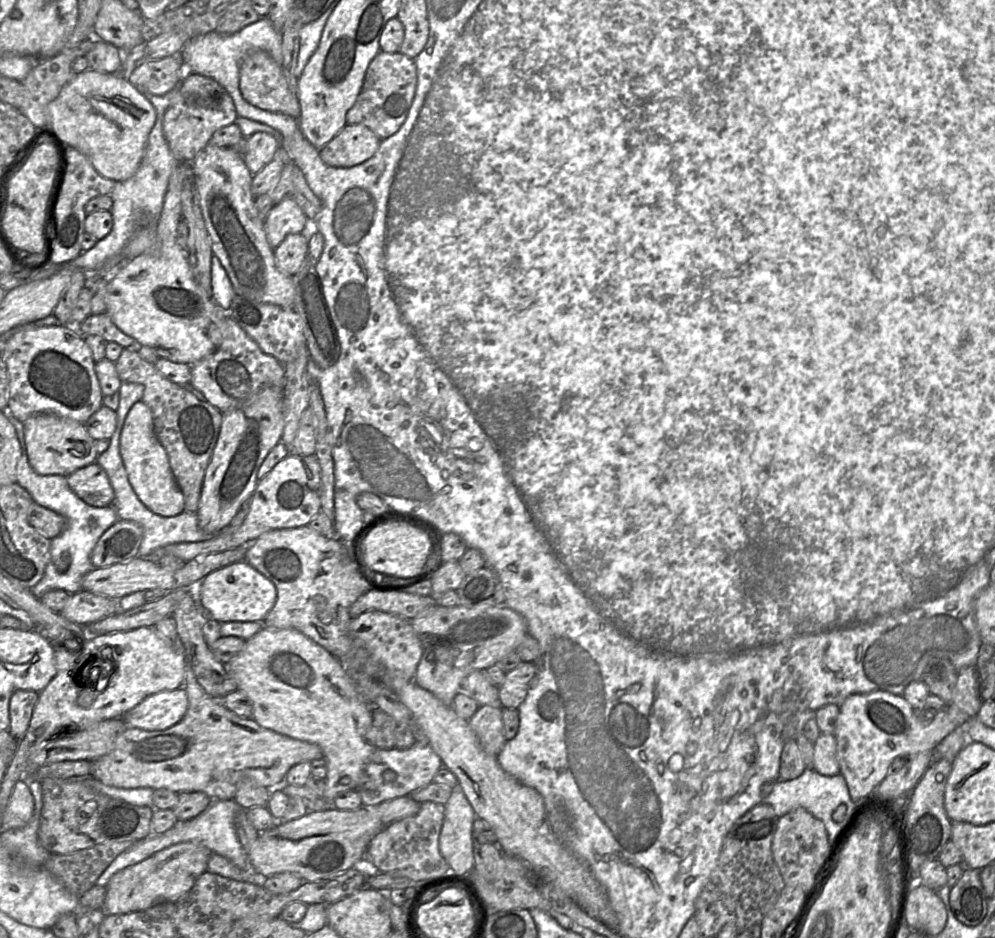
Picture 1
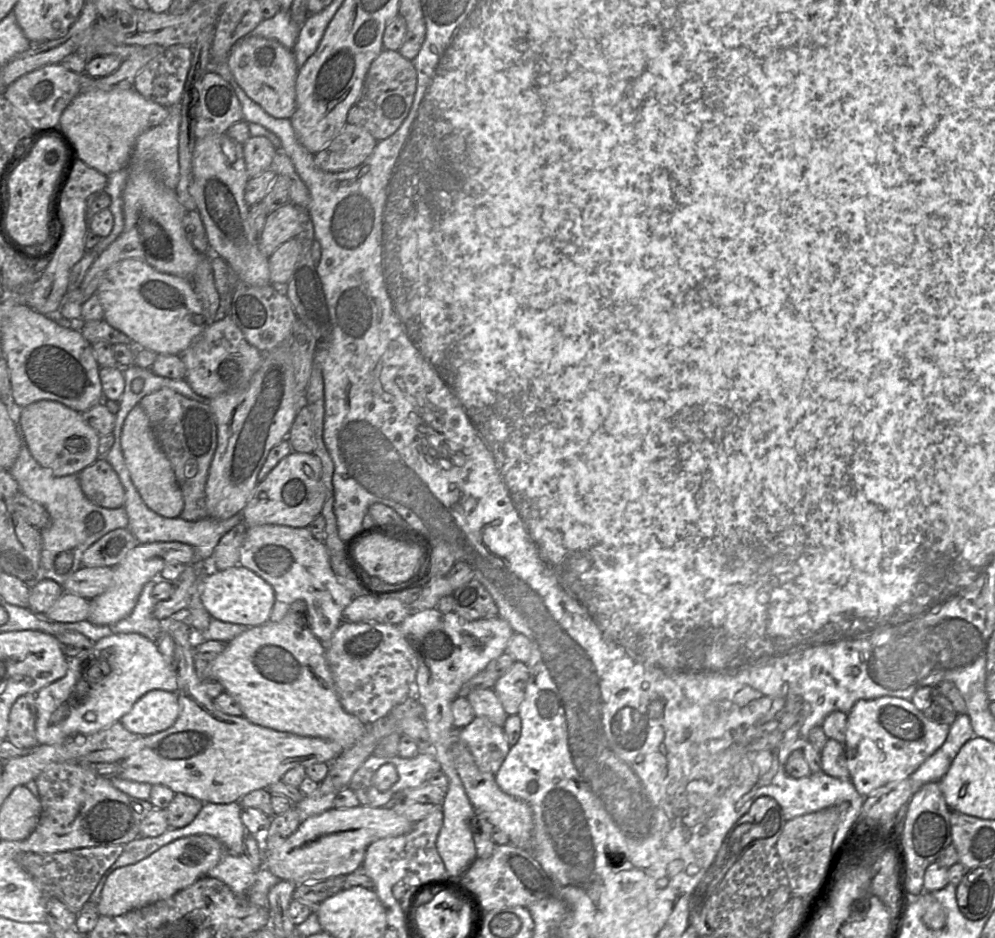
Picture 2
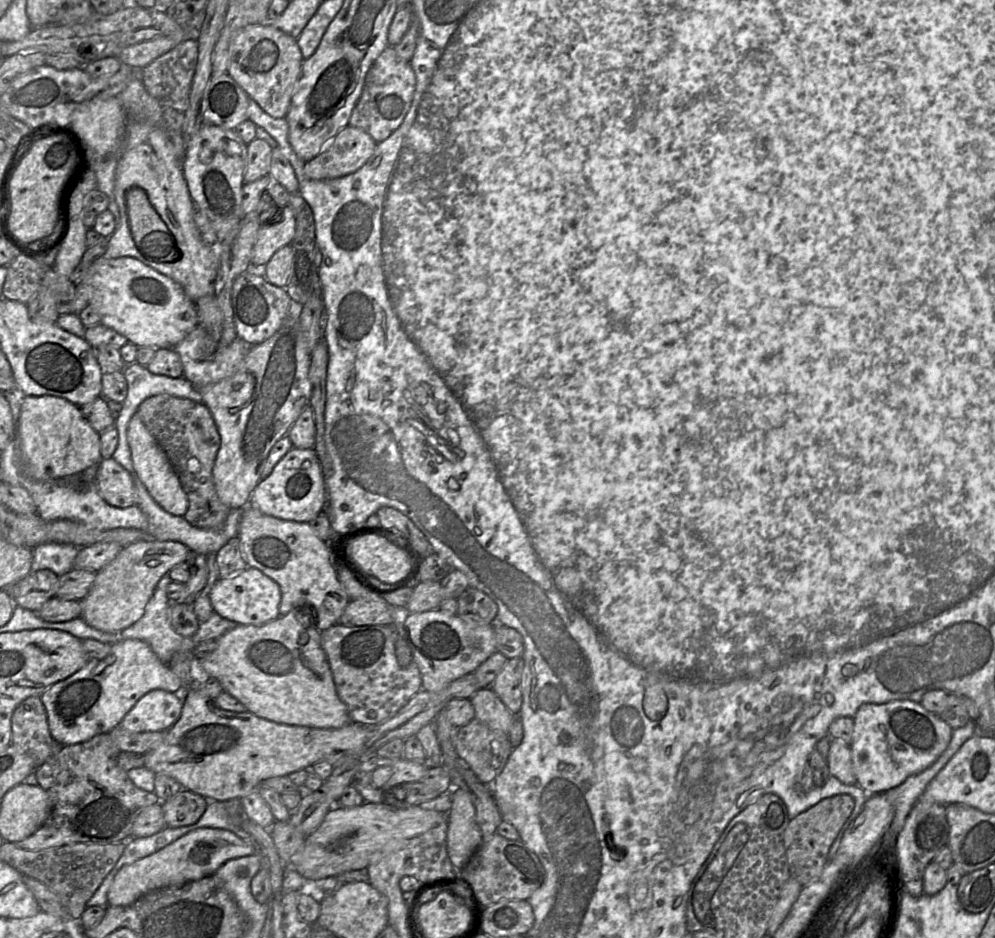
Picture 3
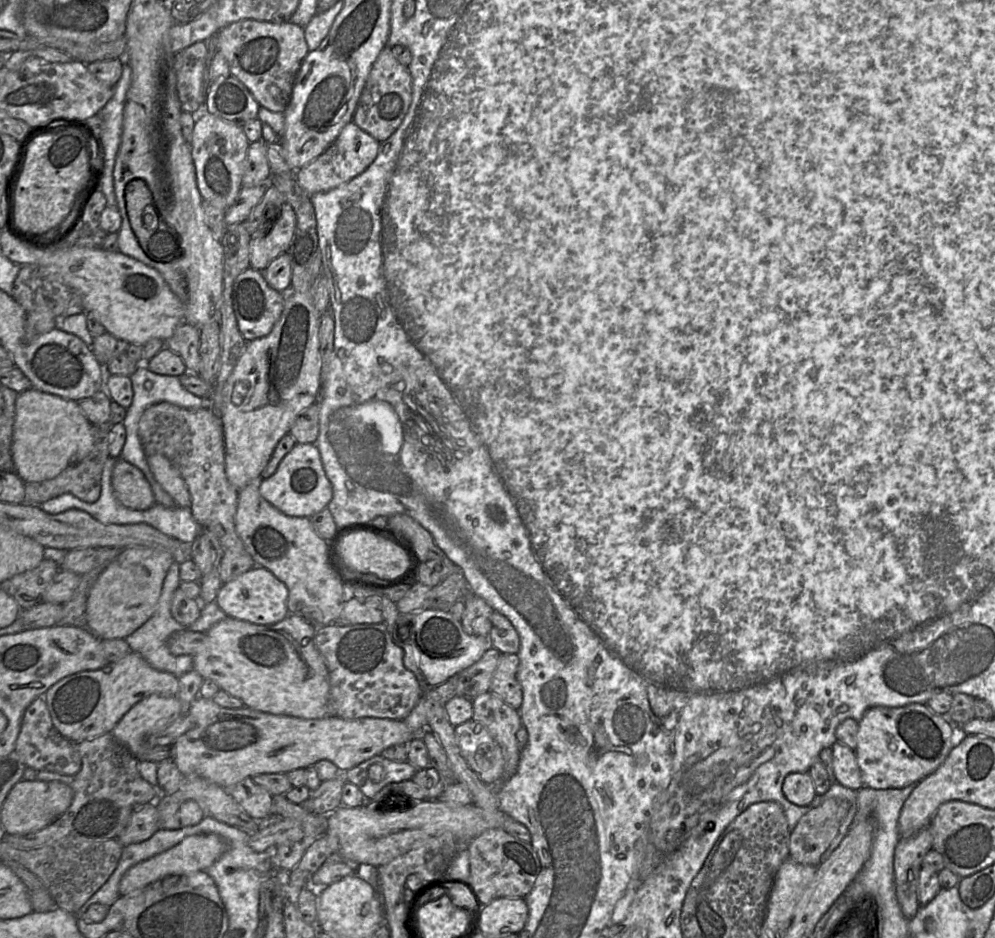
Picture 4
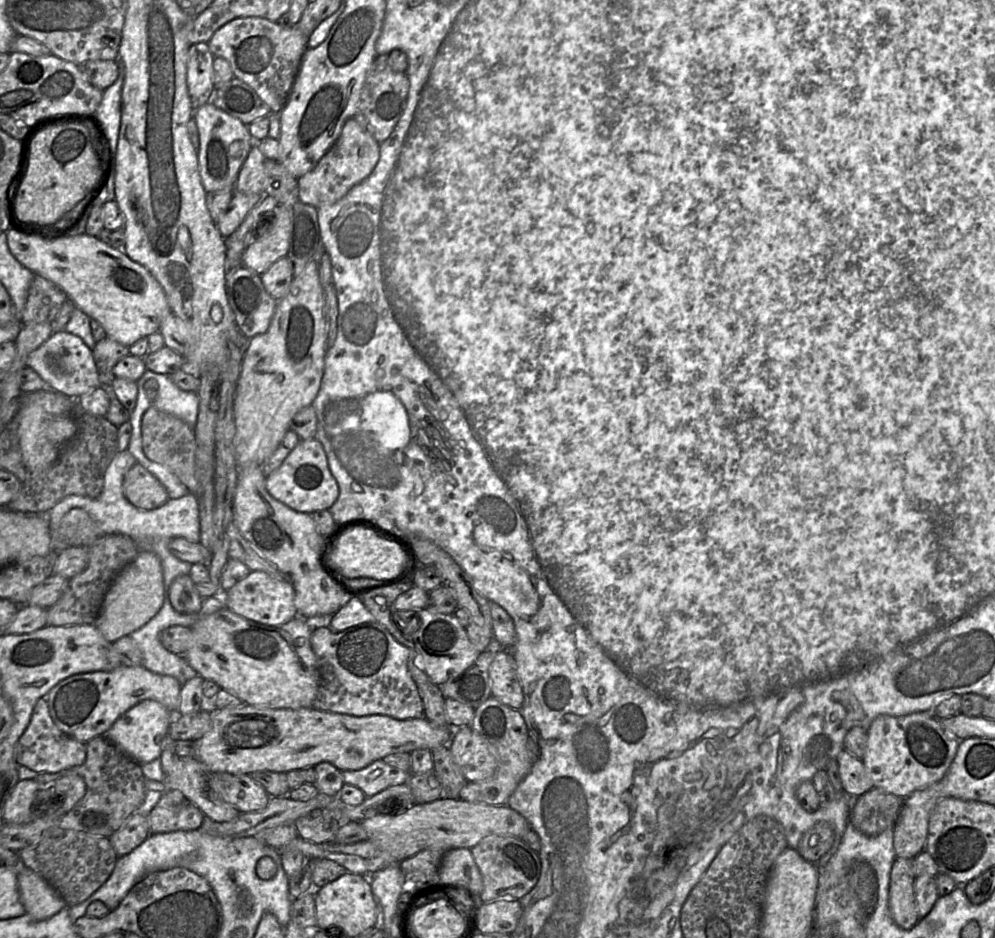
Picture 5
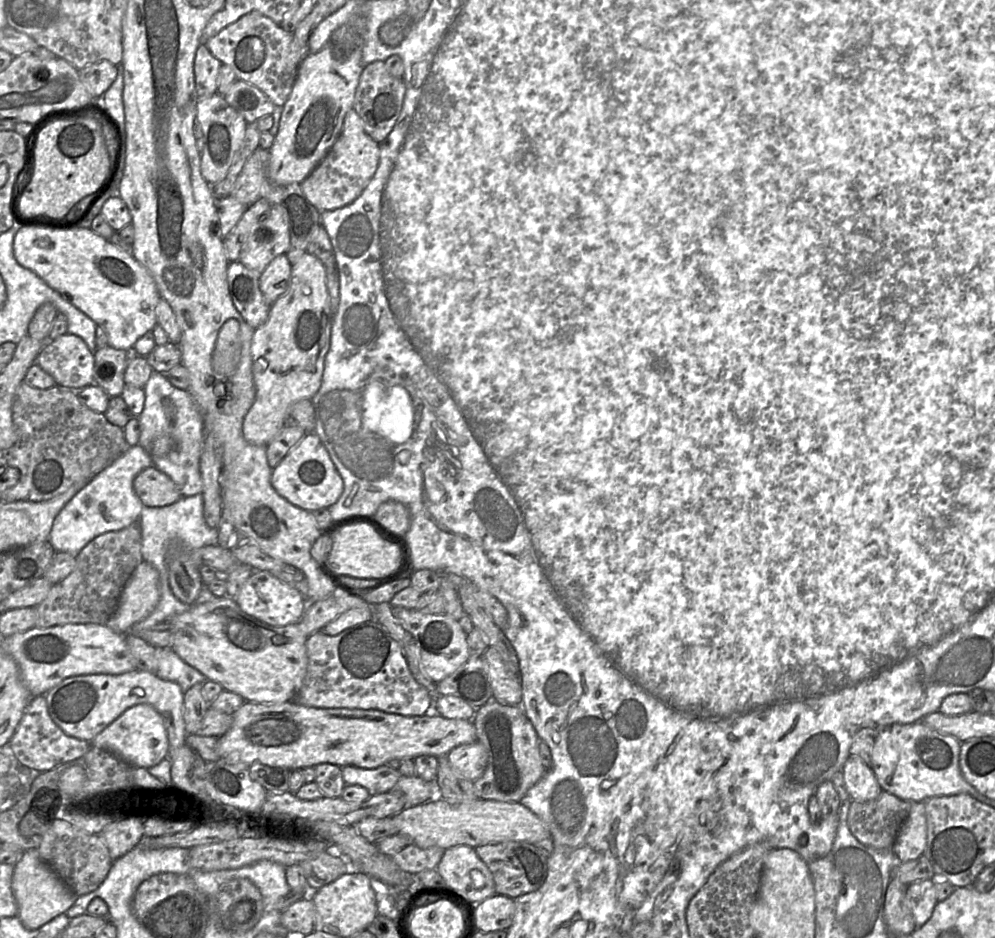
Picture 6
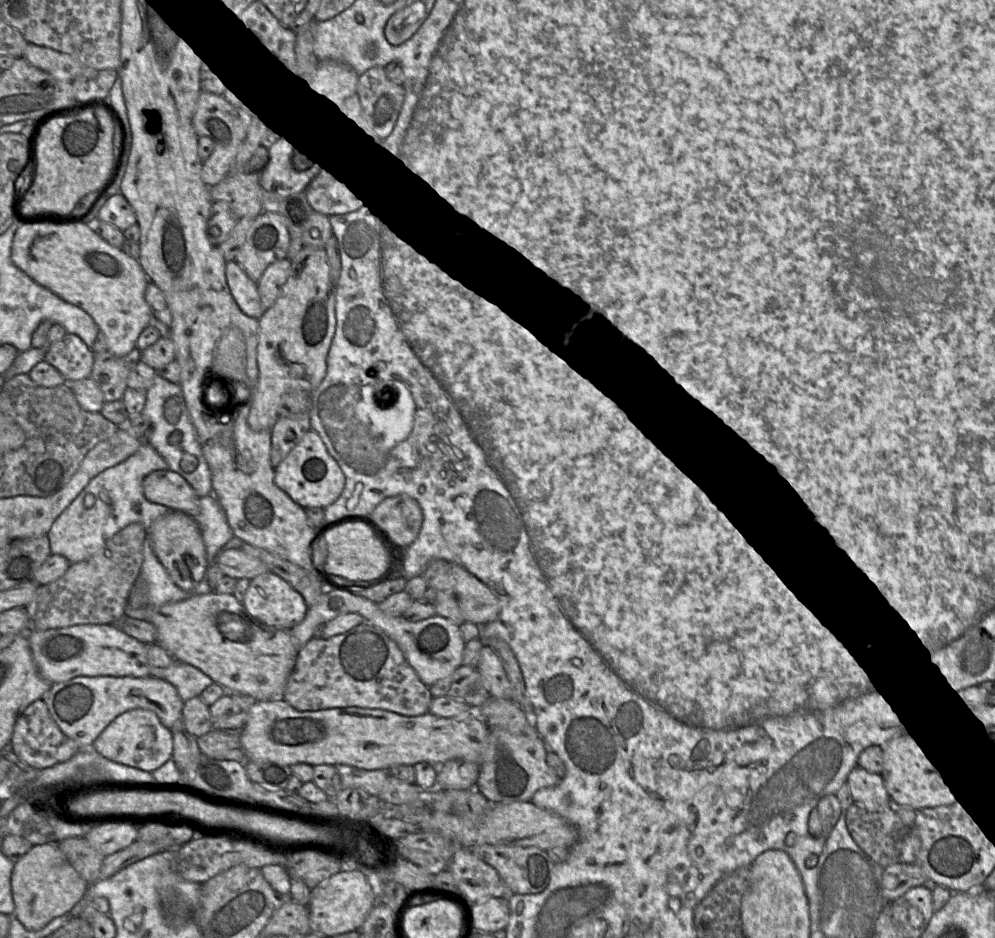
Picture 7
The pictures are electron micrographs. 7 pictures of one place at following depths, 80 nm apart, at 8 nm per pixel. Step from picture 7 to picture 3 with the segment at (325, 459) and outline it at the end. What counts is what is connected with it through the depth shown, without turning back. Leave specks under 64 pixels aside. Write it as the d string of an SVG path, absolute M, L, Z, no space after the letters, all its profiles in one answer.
M292 448L274 467L272 473L260 480L254 489L249 506L262 514L281 520L310 523L327 505L327 488L314 449Z

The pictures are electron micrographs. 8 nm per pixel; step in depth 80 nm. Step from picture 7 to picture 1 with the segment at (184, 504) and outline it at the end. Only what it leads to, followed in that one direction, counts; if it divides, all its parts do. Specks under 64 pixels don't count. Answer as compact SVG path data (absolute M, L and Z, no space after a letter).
M96 462L82 467L66 477L70 489L93 507L111 506L114 491L105 470Z

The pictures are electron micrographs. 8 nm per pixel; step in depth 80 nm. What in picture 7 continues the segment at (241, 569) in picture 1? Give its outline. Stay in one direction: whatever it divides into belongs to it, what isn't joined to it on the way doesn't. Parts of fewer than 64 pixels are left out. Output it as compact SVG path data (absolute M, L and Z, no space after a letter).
M273 572L250 580L242 605L257 620L286 630L302 622L308 610L300 593Z

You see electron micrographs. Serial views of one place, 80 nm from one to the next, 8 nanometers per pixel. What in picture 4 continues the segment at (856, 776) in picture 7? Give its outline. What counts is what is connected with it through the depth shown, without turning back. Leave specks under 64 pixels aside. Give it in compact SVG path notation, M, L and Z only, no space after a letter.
M838 741L833 744L831 749L836 781L842 786L858 791L864 786L864 783L855 752Z

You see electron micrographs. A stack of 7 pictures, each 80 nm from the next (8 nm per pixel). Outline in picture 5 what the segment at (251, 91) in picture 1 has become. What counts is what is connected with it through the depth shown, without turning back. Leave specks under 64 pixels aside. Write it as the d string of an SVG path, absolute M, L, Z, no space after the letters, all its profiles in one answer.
M244 17L222 26L207 43L214 57L225 59L230 64L234 76L253 88L261 100L269 106L271 113L279 114L288 100L302 57L308 49L308 38L298 27L284 28L277 22L265 18Z

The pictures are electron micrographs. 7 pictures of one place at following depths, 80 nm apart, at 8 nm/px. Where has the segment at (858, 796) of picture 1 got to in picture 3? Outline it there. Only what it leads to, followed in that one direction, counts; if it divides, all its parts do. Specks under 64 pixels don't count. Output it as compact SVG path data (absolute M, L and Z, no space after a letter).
M894 700L884 704L862 704L853 717L854 728L850 744L856 784L869 795L878 795L898 787L909 776L930 767L945 751L951 740L952 728L938 715L911 700Z

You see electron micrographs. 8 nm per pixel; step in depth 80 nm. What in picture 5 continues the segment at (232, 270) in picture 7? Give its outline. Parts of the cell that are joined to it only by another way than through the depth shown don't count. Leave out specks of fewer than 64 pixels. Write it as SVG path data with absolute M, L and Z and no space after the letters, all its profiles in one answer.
M241 266L226 275L226 291L236 324L248 339L265 333L277 302L265 290L259 274Z

